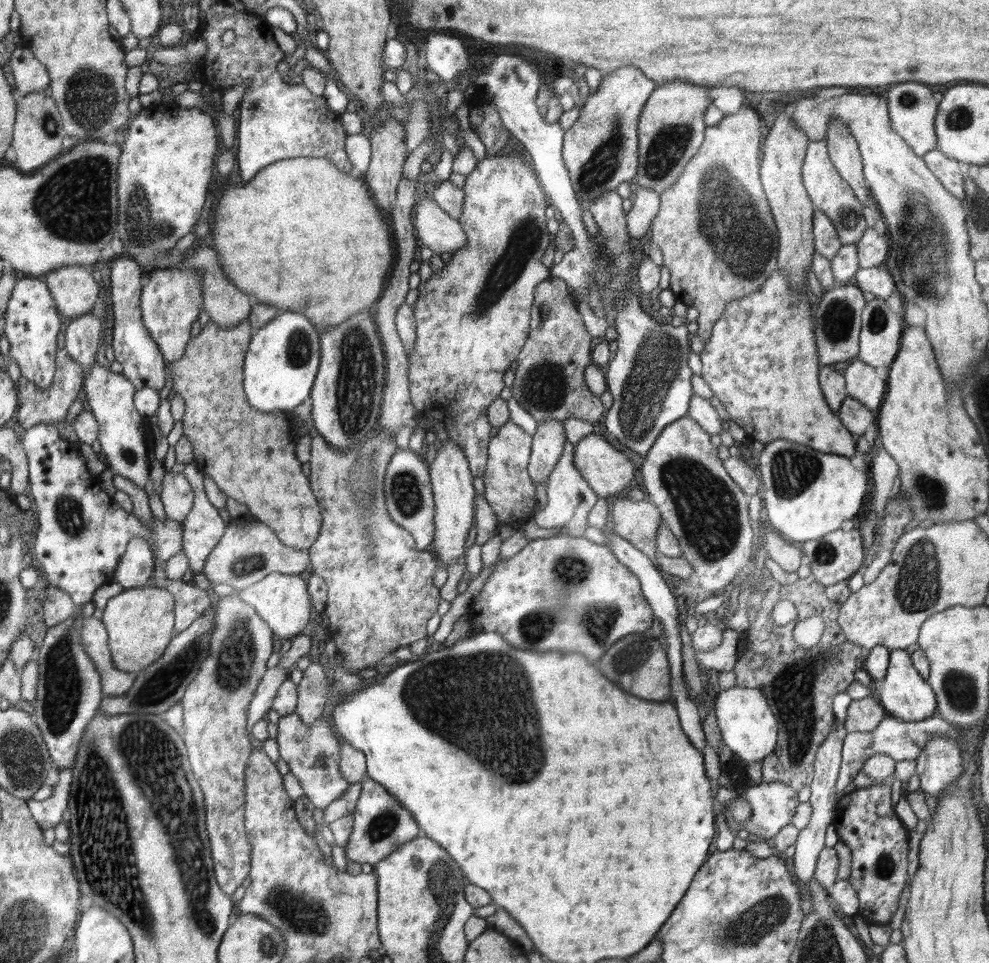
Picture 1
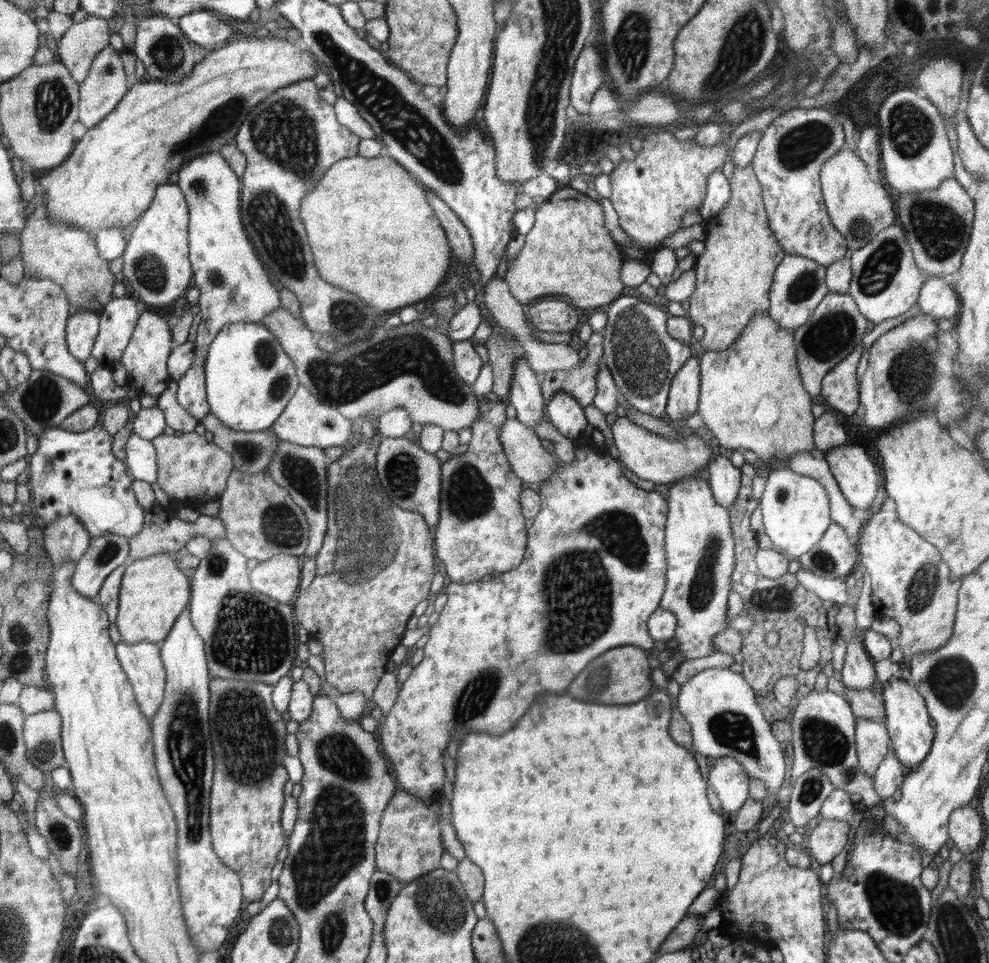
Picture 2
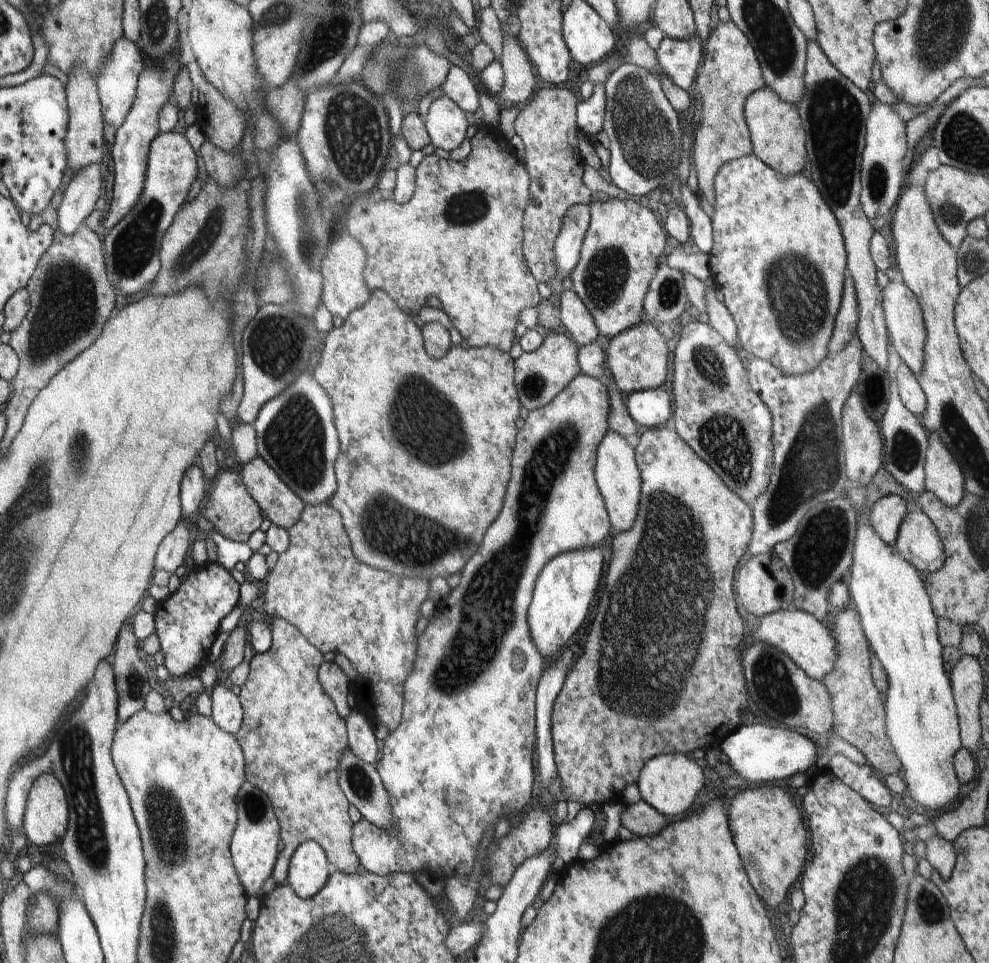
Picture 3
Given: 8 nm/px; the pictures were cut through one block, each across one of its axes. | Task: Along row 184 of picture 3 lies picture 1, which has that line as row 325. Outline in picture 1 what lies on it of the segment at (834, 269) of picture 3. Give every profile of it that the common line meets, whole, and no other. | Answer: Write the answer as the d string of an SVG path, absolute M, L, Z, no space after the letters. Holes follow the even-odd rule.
M778 268L773 270L758 290L750 296L734 299L718 318L708 344L704 345L704 350L699 354L702 359L701 378L726 408L728 416L744 429L750 442L760 441L766 446L784 438L826 454L851 459L856 454L856 438L846 430L842 421L828 406L819 385L820 365L812 320L809 296L796 294L785 274Z

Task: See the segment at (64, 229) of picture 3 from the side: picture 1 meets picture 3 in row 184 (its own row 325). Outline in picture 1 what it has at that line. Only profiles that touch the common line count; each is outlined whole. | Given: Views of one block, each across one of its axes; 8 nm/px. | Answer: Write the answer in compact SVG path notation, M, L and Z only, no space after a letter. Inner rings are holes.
M90 313L84 316L69 318L66 329L65 351L83 370L90 370L96 364L96 353L99 350L102 322Z

